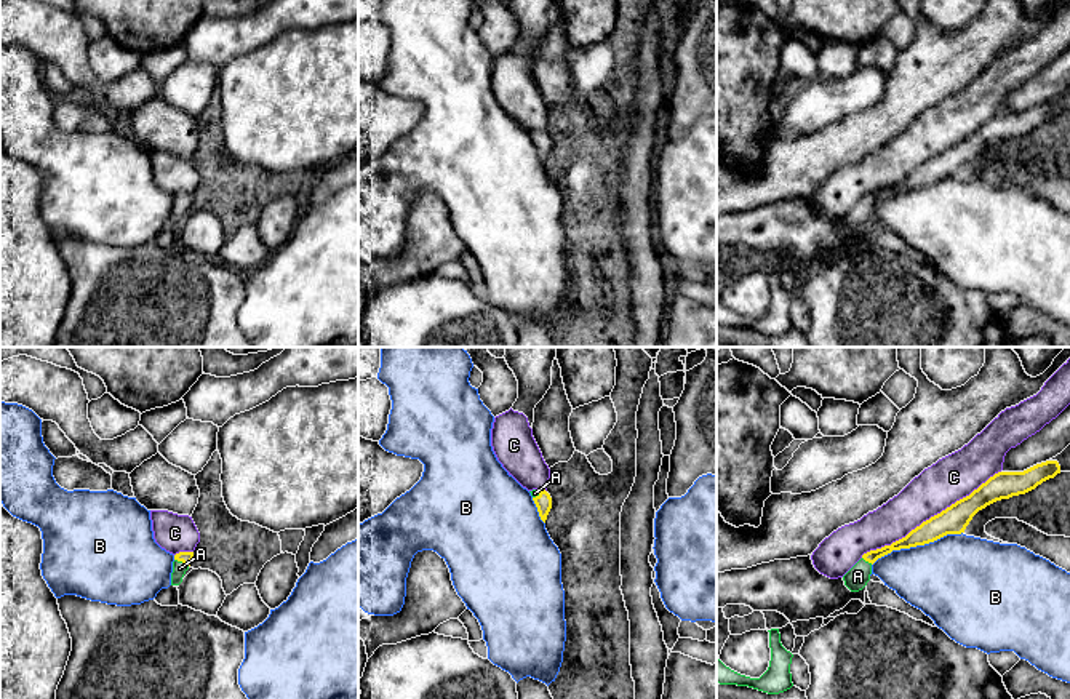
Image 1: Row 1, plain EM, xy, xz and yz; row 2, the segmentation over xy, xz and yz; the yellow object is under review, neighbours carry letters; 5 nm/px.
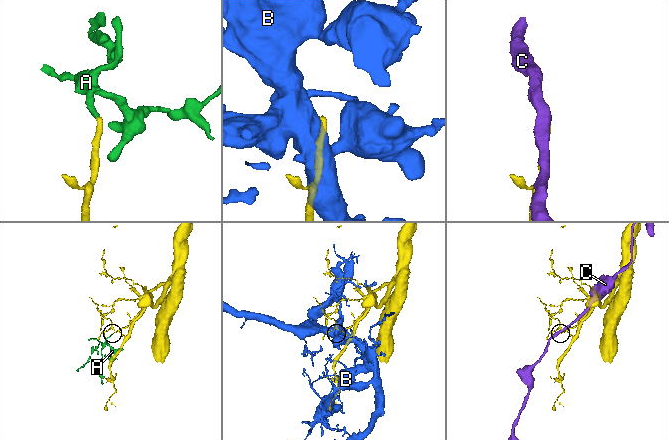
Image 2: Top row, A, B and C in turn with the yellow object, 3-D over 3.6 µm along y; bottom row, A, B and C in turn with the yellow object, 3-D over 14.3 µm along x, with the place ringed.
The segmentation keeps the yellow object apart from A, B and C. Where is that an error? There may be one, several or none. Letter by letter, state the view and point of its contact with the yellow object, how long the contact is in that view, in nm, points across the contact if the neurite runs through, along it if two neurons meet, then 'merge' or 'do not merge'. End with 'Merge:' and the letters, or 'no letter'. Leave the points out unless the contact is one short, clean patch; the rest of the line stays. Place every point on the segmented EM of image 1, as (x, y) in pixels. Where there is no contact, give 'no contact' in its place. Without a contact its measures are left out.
A: meets yellow in xy at (181, 560); contact 80 nm long; runs through xy (186, 557), (181, 560), (179, 568); merge
B: meets yellow in yz at (917, 544); contact 480 nm long; do not merge
C: meets yellow in yz at (931, 517); contact 850 nm long; do not merge
Merge: A

